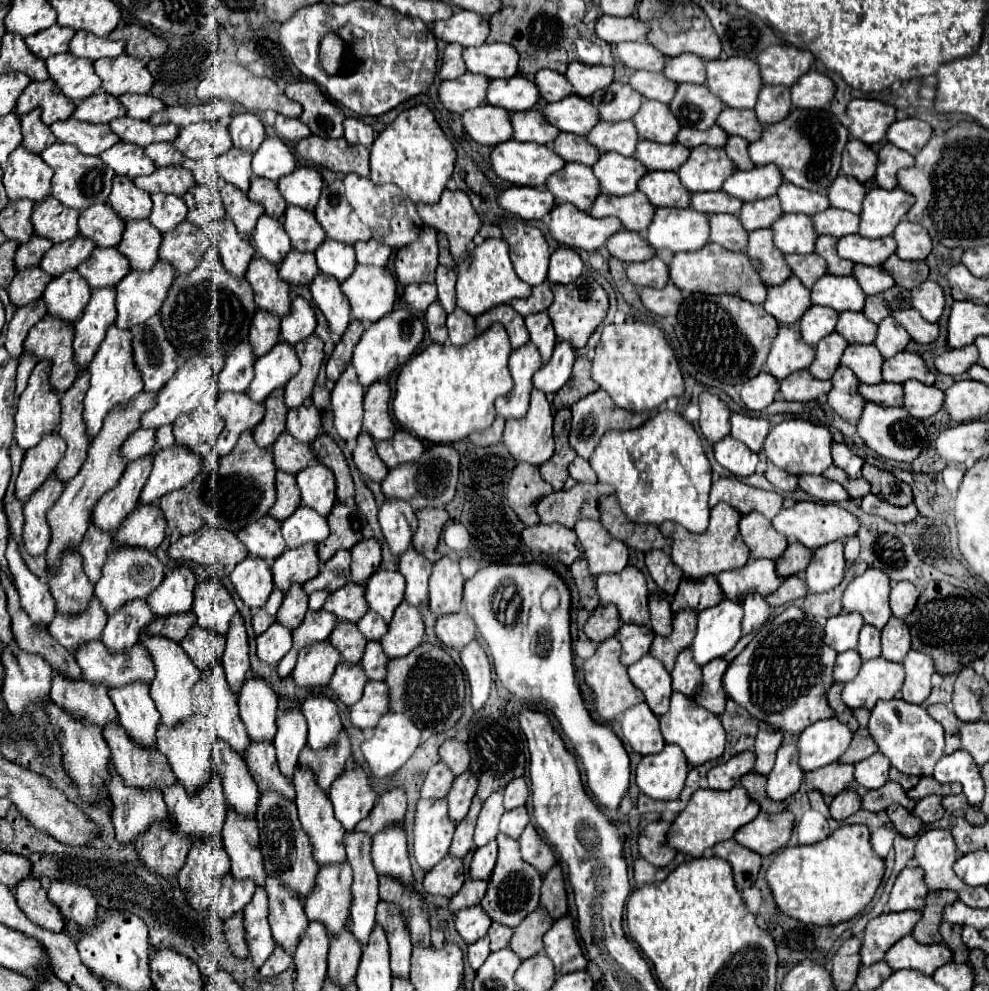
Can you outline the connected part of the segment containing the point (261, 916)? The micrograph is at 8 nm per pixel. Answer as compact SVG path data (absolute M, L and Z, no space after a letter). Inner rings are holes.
M256 889L252 901L242 911L244 931L246 931L244 937L246 937L246 943L250 949L250 959L256 969L260 969L264 965L264 961L270 957L270 953L274 951L274 941L270 935L266 911L268 911L266 891Z

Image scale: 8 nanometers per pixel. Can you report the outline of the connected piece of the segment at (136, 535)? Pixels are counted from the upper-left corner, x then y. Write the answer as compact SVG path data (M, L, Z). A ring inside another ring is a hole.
M158 505L134 509L112 539L112 551L120 547L142 547L154 551L166 535L166 519Z

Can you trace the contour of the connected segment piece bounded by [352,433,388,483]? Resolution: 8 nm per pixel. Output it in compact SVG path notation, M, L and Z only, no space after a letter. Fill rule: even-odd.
M360 433L358 443L356 443L356 449L352 453L352 459L354 459L356 469L362 475L366 475L368 479L376 481L376 483L382 483L384 477L388 475L388 469L384 467L384 463L380 461L380 457L376 453L376 443L366 433Z

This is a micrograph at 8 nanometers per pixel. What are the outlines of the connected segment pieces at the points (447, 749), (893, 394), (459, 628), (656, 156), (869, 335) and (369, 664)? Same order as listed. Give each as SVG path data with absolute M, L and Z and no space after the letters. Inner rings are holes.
M450 739L446 743L442 743L440 747L440 761L444 761L444 765L448 765L448 769L458 777L468 769L470 763L470 755L464 743Z
M876 383L876 385L858 385L858 393L872 403L902 407L902 385L900 383Z
M460 611L460 613L438 617L436 637L444 647L460 651L464 645L468 645L476 637L476 627L468 617L468 613Z
M638 141L638 147L634 151L634 159L640 161L648 171L664 169L664 171L676 171L686 159L690 149L680 143L652 143L652 141Z
M844 311L838 315L836 333L840 333L848 343L872 343L876 337L876 323L868 321L862 313Z
M368 641L360 665L362 665L362 669L364 669L364 673L366 673L368 679L384 681L388 657L384 655L384 651L382 651L382 647L380 647L378 641Z

